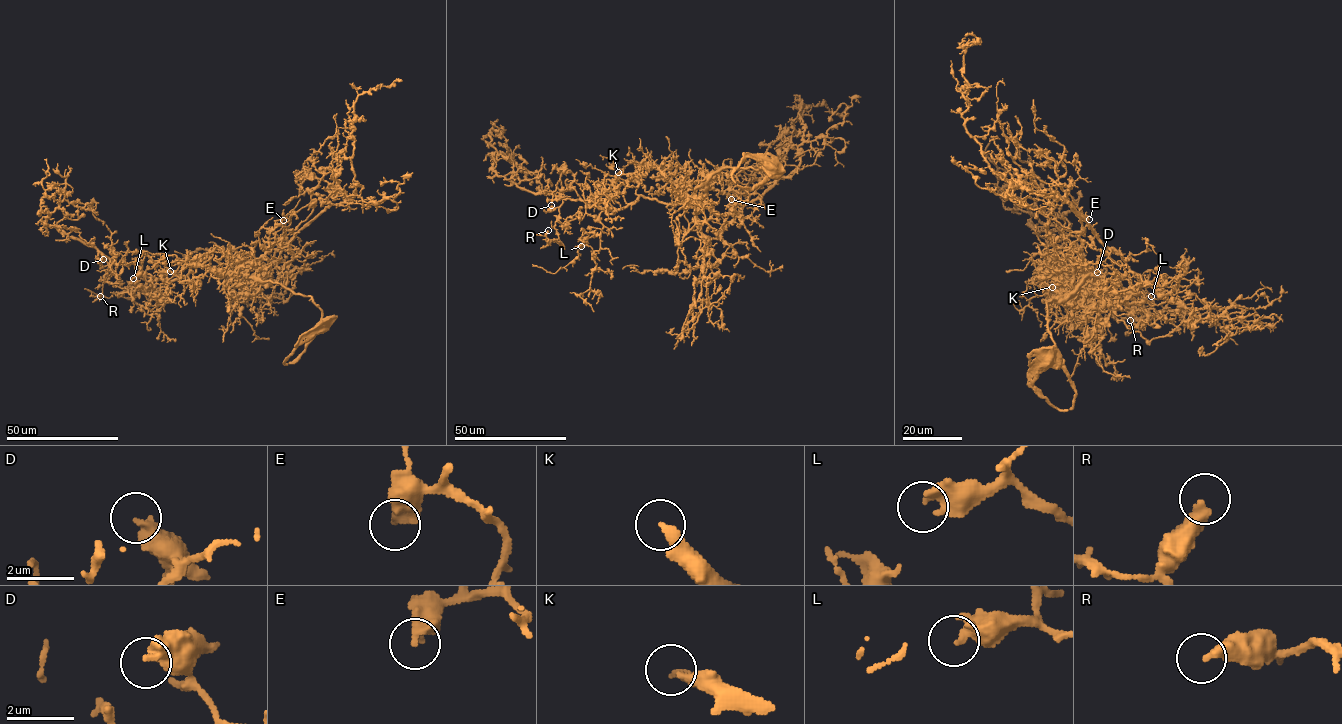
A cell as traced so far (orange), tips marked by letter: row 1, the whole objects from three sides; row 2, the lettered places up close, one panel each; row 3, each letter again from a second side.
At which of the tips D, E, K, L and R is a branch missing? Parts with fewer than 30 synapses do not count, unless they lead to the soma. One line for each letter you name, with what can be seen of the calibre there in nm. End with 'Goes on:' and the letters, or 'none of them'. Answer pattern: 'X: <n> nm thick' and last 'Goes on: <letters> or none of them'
K: 320 nm thick
Goes on: K

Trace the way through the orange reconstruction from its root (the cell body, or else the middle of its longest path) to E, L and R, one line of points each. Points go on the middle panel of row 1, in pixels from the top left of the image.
E: (770, 166), (746, 157), (733, 172), (752, 188), (768, 171), (713, 172), (703, 186), (731, 199)
L: (770, 166), (733, 172), (752, 188), (768, 171), (721, 168), (675, 205), (602, 211), (581, 246)
R: (770, 166), (746, 157), (732, 181), (752, 188), (768, 171), (721, 168), (675, 205), (564, 199), (548, 230)

